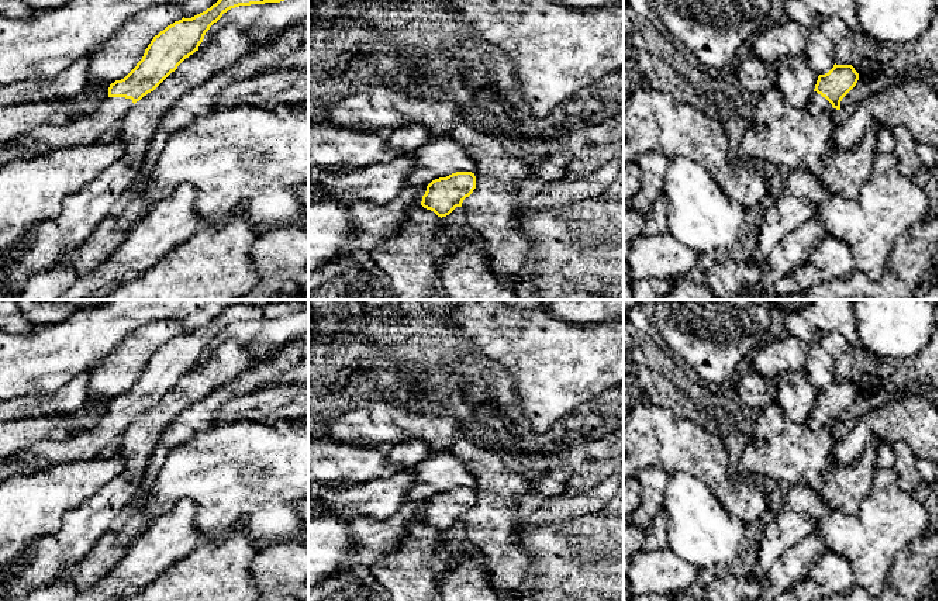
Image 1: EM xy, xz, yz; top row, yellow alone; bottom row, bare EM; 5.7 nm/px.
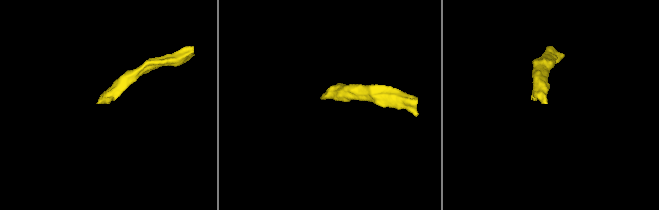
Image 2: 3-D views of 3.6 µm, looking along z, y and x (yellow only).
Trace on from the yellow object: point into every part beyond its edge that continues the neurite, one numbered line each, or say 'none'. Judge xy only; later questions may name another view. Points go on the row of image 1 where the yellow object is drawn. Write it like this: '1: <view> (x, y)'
1: xy (85, 130)

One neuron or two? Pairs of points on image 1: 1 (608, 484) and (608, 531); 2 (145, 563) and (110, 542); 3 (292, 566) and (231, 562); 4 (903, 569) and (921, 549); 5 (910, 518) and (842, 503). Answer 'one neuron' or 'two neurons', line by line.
1: two neurons
2: two neurons
3: two neurons
4: one neuron
5: two neurons

